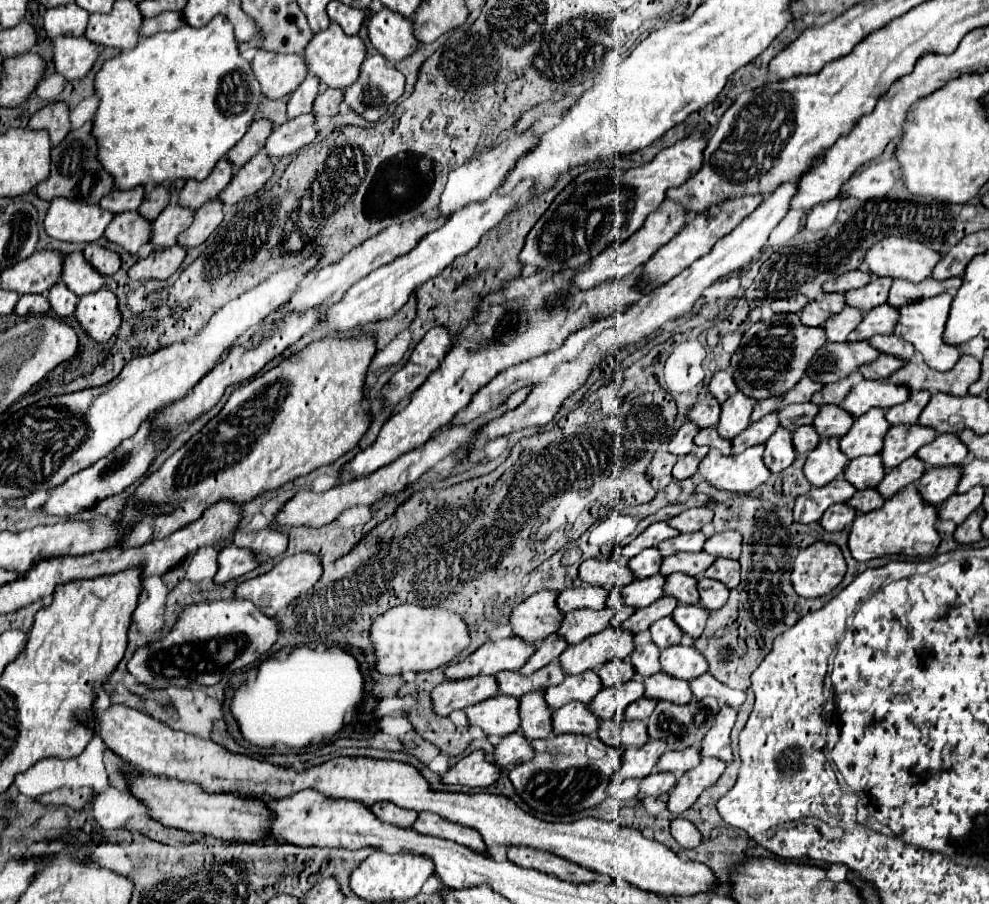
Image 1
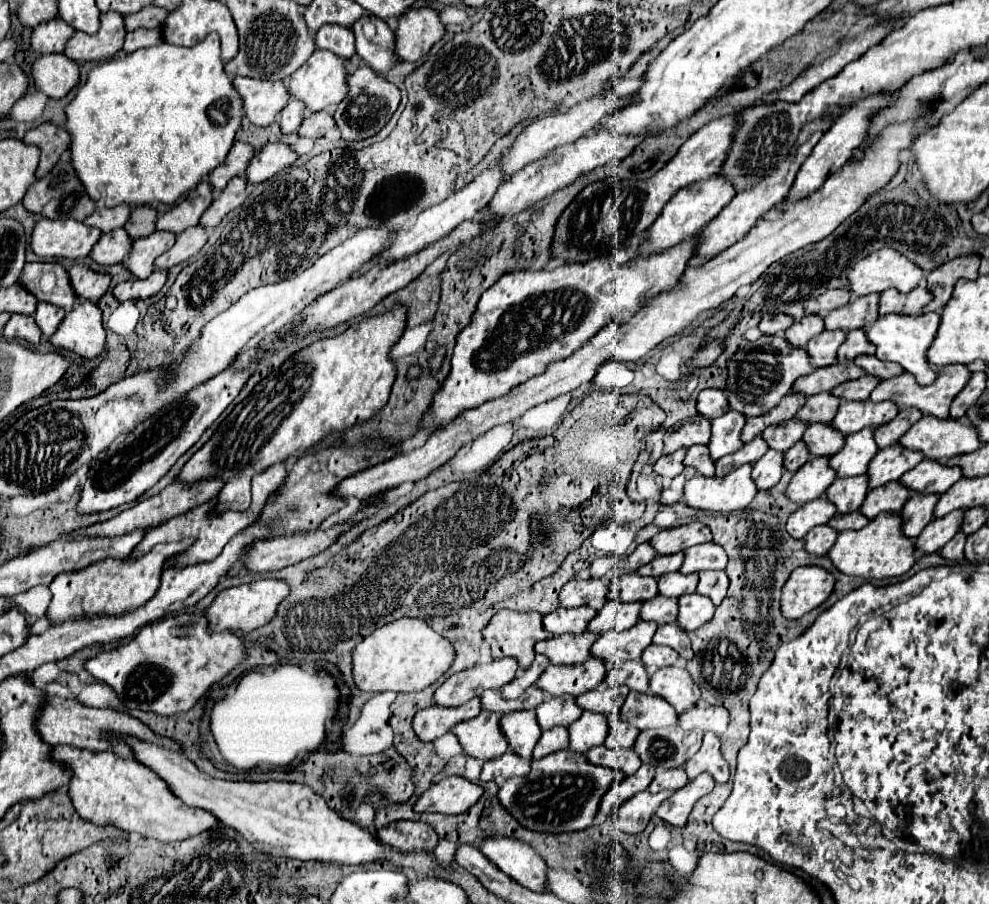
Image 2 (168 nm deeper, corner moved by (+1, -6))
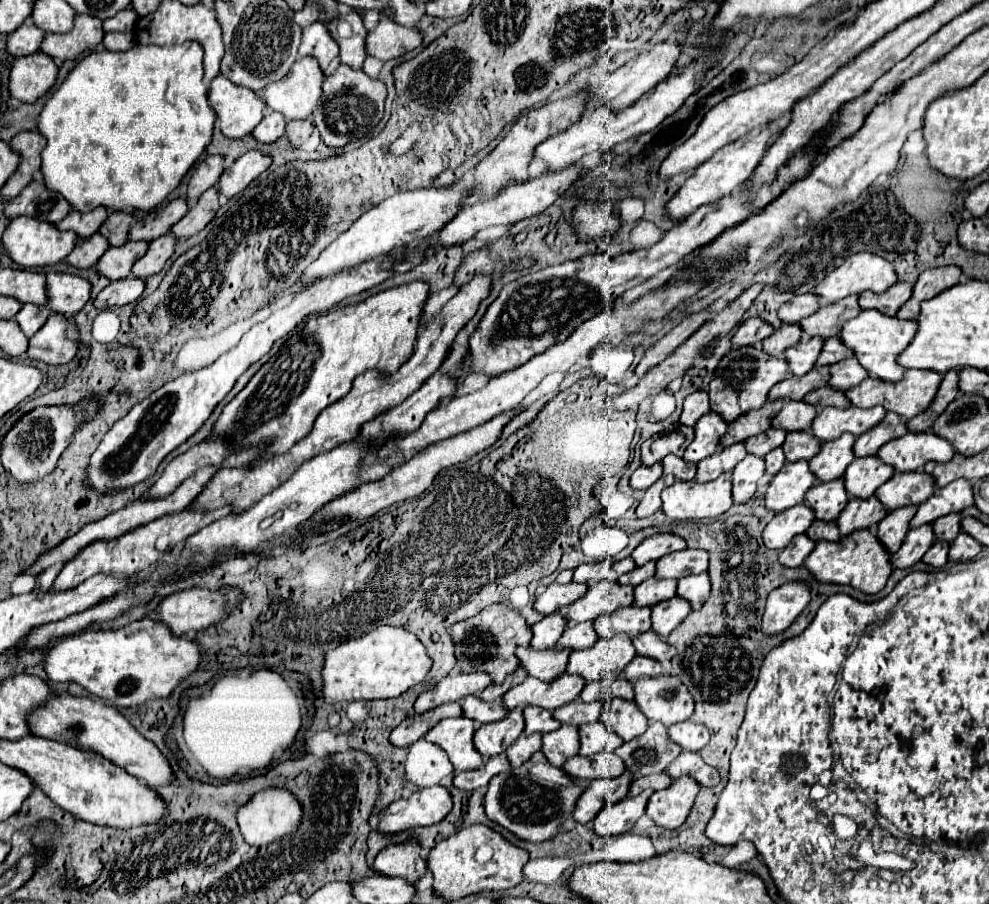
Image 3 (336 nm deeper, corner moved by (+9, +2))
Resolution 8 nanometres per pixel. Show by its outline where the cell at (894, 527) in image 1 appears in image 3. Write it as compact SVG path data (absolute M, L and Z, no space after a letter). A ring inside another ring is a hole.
M858 530L858 534L842 538L840 542L818 542L804 560L804 566L820 584L850 584L864 594L876 594L886 586L886 580L892 572L888 558L890 554L870 530Z

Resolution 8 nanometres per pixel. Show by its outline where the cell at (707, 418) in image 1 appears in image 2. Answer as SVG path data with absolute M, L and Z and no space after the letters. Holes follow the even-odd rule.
M700 416L694 420L686 420L676 428L666 430L664 434L664 454L670 454L682 446L708 444L710 440L710 420Z

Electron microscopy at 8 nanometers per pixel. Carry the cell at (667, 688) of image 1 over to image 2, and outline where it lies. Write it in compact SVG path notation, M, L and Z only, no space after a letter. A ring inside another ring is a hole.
M634 690L622 704L620 718L626 718L640 730L678 724L678 714L674 706L670 706L664 698L660 698L658 694L640 694Z

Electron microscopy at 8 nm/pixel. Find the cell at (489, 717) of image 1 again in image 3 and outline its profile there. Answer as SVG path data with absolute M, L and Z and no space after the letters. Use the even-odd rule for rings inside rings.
M446 718L438 722L426 736L424 740L440 746L456 772L464 770L476 770L482 766L482 756L474 750L474 744L470 738L474 736L476 722L470 722L468 718Z

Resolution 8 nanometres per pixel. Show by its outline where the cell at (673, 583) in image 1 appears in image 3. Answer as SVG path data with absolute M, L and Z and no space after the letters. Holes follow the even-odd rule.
M626 606L626 610L618 610L608 616L610 620L610 634L608 630L600 628L598 638L612 638L616 634L626 634L630 638L636 638L638 634L650 630L650 608L638 610L636 606Z

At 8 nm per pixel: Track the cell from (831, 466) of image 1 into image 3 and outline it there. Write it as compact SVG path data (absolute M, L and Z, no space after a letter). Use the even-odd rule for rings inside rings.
M788 462L782 470L772 478L766 490L766 508L774 514L784 512L792 506L804 502L806 490L814 484L814 474L808 470L808 462Z

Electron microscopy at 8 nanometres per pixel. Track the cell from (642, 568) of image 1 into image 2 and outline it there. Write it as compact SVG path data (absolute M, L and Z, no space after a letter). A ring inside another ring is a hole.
M634 570L620 574L618 584L614 586L608 598L614 598L618 602L634 602L634 600L650 600L654 594L658 594L658 578L642 576Z

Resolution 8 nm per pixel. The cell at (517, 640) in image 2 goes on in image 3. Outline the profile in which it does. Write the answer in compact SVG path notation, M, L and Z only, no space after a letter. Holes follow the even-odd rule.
M492 604L480 614L448 626L448 634L454 642L454 656L460 664L460 672L486 672L492 684L500 684L508 674L518 668L518 658L514 656L516 646L528 646L532 632L526 620L504 604Z

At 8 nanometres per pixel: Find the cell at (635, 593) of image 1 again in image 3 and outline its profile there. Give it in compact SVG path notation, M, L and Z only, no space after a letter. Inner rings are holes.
M586 622L582 626L568 626L562 634L562 638L556 642L556 650L570 650L570 652L576 652L576 650L584 650L584 648L590 648L596 644L596 638L594 638L594 622Z

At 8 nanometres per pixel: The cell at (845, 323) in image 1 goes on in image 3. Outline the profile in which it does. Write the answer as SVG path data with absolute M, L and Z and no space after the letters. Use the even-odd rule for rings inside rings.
M810 338L806 342L798 342L794 348L784 350L784 360L788 362L788 372L794 376L804 376L808 370L814 368L816 358L820 356L822 340Z

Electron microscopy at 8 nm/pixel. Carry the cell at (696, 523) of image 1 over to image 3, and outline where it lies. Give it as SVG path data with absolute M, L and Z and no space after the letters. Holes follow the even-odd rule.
M656 534L646 538L630 556L636 562L636 566L644 566L646 562L656 562L662 556L686 548L686 542L674 534Z

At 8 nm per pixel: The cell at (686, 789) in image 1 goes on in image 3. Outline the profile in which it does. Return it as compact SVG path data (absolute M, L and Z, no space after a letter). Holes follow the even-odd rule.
M678 778L666 790L658 790L650 796L646 816L650 816L662 828L680 828L694 804L698 790L700 786L692 782L692 778Z

